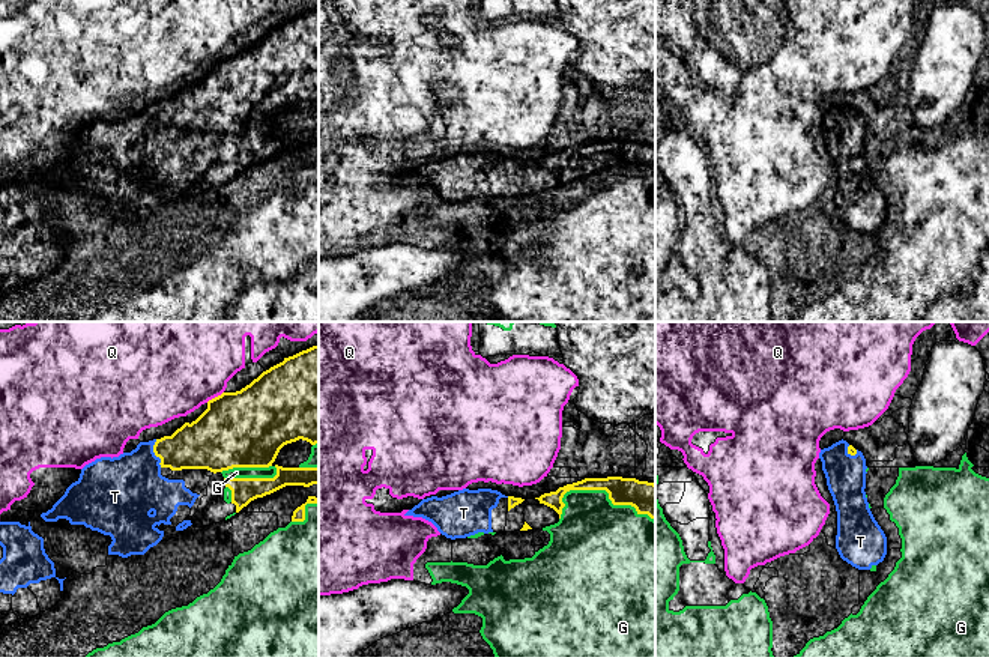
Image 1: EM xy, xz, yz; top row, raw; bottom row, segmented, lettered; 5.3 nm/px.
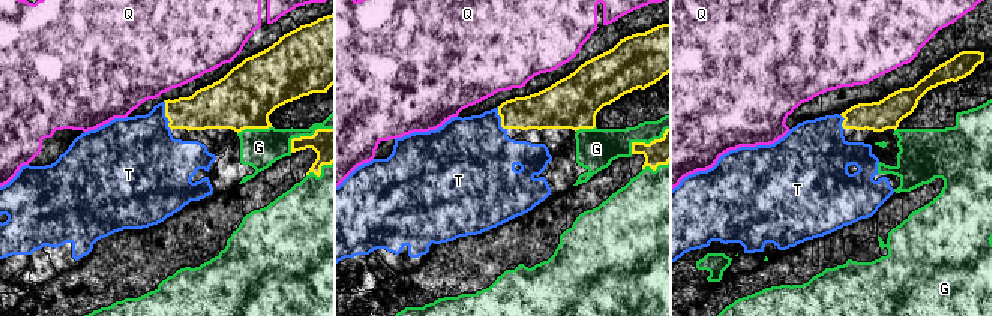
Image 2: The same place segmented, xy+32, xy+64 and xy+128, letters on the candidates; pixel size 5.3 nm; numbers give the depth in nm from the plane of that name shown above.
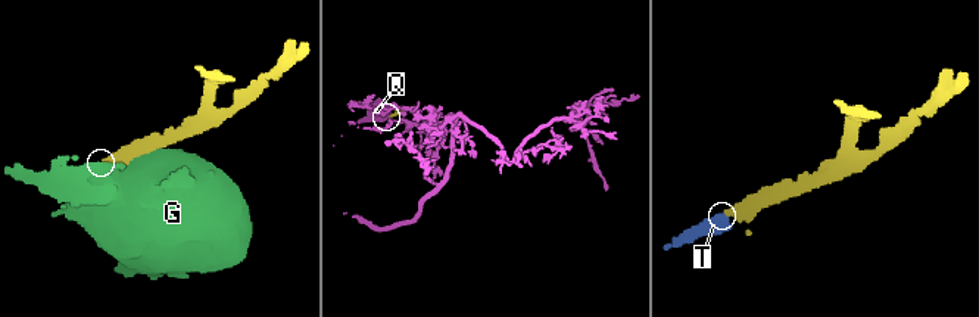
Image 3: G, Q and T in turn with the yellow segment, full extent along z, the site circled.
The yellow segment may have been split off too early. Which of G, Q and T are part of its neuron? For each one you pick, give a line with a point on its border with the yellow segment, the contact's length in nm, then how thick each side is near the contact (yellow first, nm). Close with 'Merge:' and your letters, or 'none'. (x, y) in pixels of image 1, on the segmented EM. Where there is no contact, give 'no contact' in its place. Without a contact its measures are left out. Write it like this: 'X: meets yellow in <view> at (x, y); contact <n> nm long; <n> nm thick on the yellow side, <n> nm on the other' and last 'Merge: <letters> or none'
T: meets yellow in xy at (154, 451); contact 160 nm long; 260 nm thick on the yellow side, 360 nm on the other
Merge: T

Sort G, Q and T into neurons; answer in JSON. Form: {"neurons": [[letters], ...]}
{"neurons": [["G"], ["Q"], ["T"]]}

